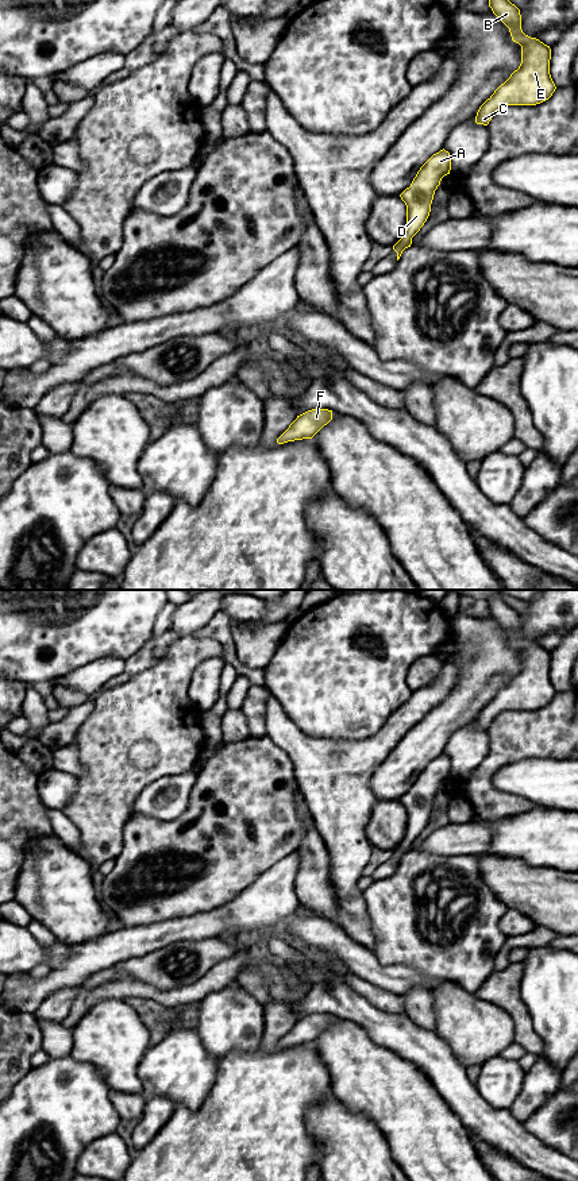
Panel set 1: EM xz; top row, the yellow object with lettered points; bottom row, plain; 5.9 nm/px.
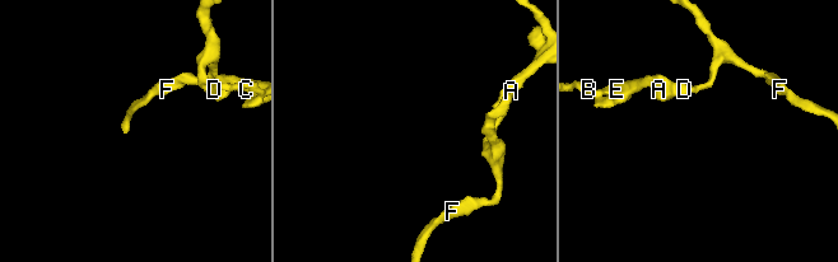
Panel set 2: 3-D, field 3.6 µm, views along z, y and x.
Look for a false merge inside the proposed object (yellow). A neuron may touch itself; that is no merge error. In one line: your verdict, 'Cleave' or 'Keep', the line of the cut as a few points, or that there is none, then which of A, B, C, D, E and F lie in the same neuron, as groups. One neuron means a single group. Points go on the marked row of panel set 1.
Keep. No split. Groups: A B C D E F

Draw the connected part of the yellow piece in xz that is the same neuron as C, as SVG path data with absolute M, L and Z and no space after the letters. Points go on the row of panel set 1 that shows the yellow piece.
M489 0L493 13L509 28L512 40L521 46L521 63L510 77L479 107L475 123L488 126L493 115L506 105L536 105L548 100L556 86L550 74L551 49L536 38L525 35L521 30L520 9L509 0Z

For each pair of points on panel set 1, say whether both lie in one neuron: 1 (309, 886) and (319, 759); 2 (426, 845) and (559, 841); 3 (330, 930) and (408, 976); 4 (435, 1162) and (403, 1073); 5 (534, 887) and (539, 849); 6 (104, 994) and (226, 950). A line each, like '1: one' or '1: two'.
1: two
2: one
3: one
4: one
5: two
6: two

